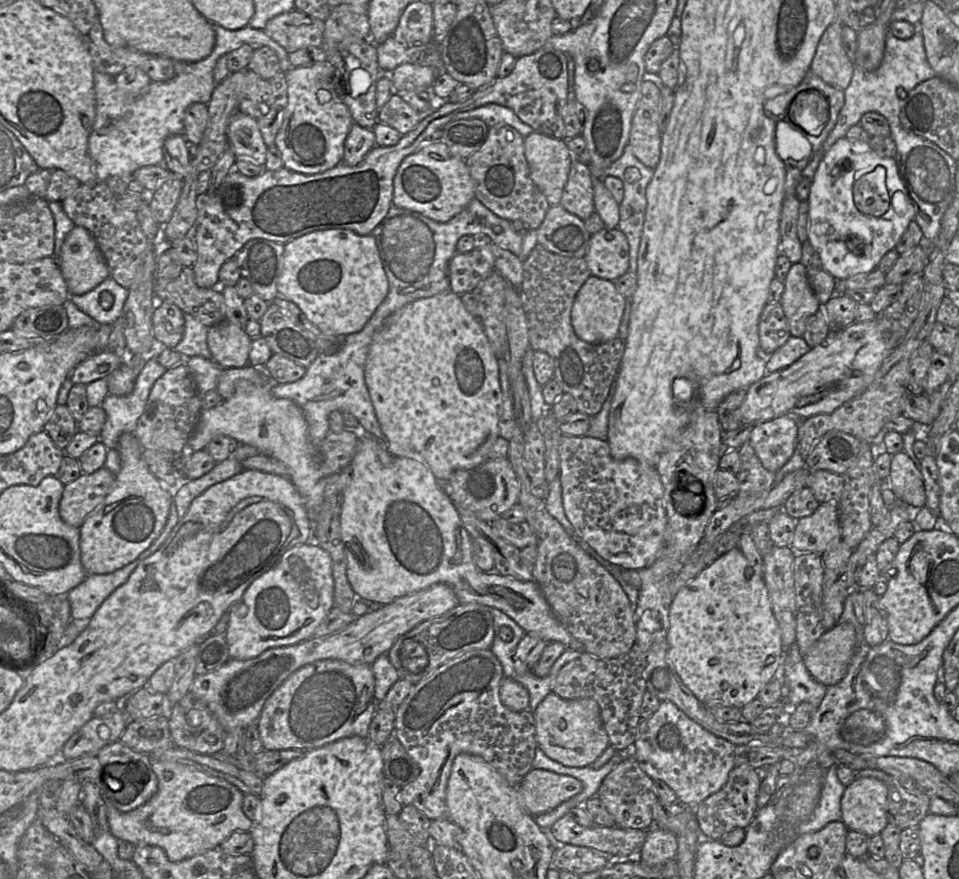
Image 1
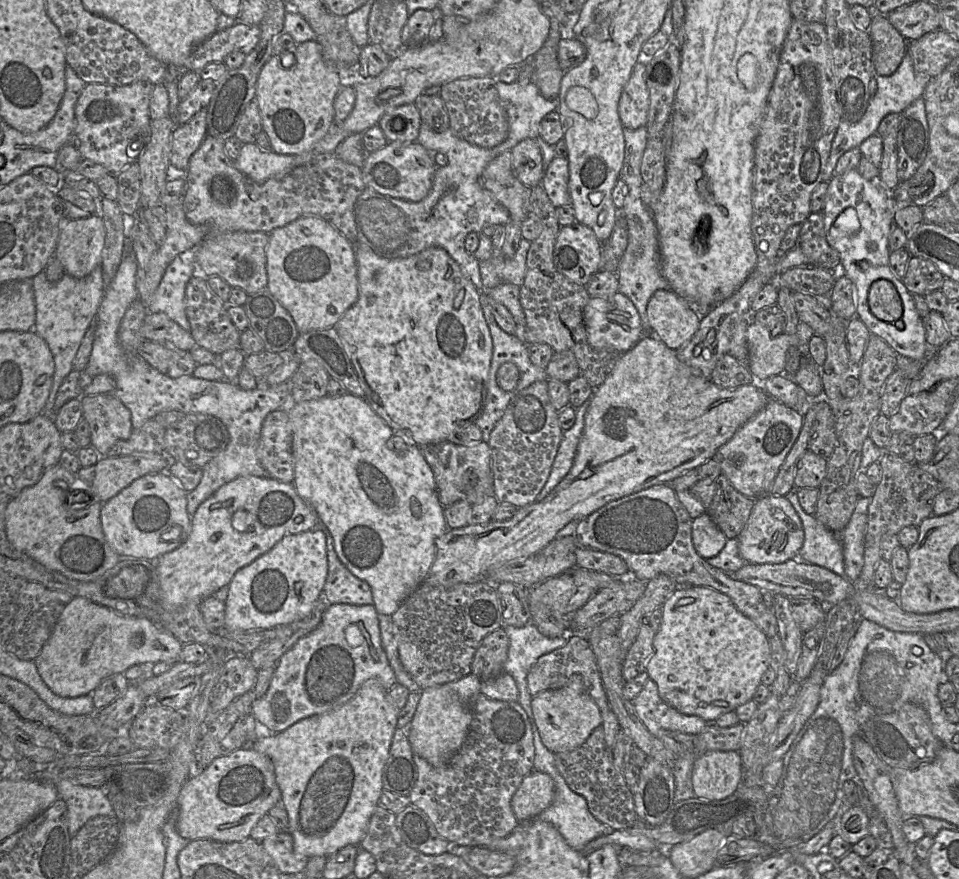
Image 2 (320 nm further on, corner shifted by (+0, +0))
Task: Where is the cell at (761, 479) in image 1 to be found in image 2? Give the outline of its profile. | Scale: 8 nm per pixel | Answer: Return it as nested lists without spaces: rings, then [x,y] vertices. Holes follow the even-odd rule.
[[[723,473],[714,482],[715,493],[706,512],[726,538],[737,538],[749,520],[754,499],[737,491]]]

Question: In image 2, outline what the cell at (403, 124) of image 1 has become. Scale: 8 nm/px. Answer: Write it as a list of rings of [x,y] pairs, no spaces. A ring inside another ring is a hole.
[[[411,103],[388,110],[377,125],[381,126],[389,142],[410,143],[418,140],[421,124],[419,109]]]

